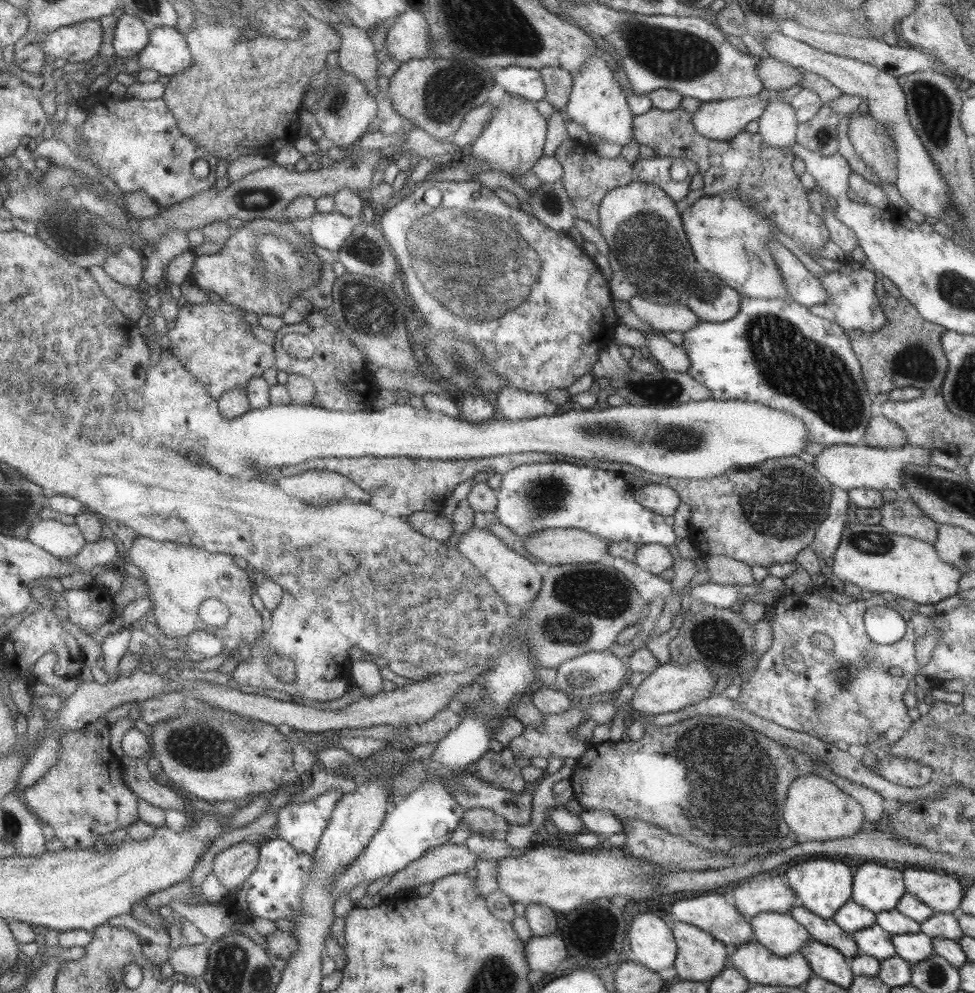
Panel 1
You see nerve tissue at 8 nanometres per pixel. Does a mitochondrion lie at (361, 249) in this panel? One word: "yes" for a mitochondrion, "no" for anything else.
yes

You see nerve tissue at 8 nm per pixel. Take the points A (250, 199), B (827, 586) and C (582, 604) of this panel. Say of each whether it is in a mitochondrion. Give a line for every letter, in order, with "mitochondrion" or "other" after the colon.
A: mitochondrion
B: other
C: mitochondrion

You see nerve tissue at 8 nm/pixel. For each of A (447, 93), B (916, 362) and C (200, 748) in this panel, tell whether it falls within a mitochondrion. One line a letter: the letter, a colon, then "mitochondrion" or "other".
A: mitochondrion
B: mitochondrion
C: mitochondrion

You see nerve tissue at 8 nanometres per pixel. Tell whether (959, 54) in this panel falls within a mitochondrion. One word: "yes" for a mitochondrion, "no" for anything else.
no

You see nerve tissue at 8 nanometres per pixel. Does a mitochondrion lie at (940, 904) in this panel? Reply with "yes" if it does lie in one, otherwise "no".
no

